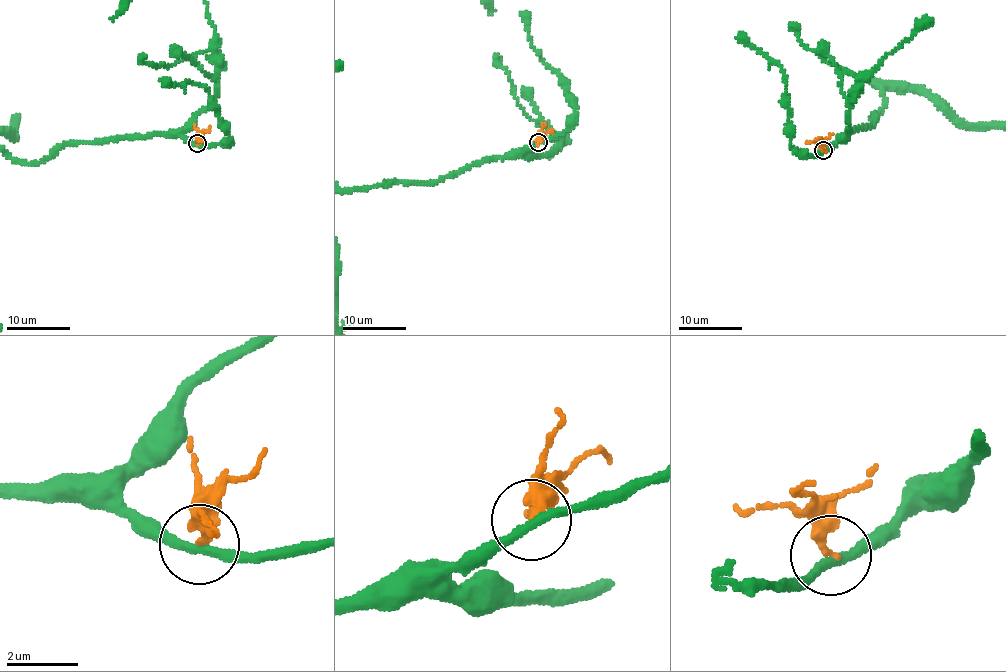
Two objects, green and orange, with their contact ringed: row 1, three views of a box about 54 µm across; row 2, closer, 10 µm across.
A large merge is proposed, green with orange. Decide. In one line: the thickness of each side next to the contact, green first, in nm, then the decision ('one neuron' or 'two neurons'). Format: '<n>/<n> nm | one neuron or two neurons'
240/260 nm | two neurons

